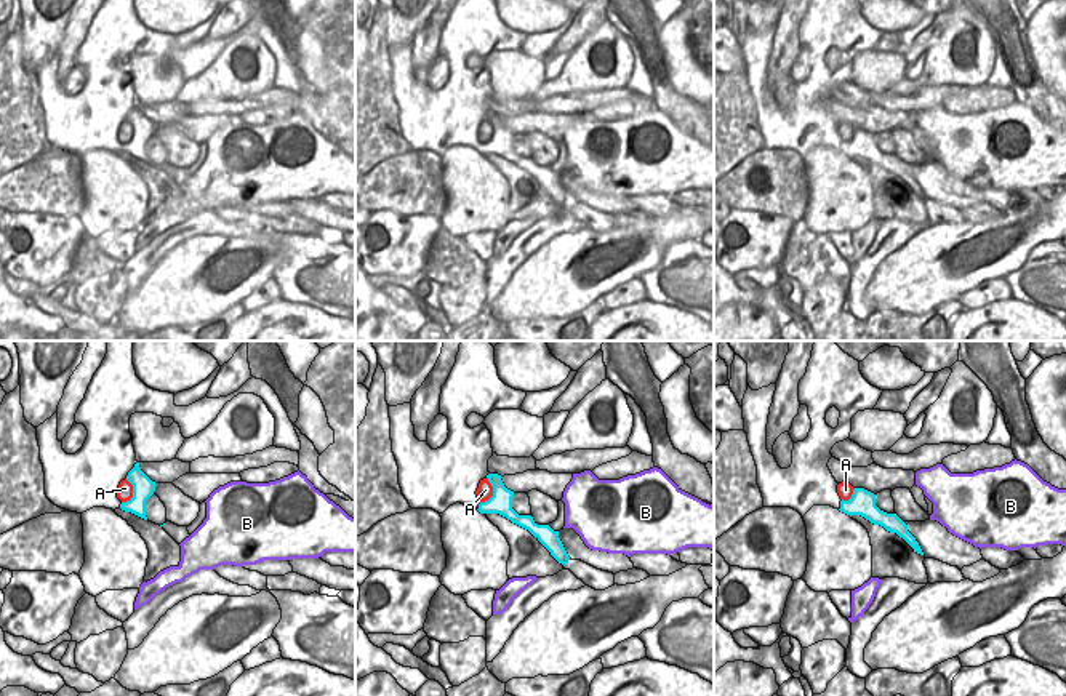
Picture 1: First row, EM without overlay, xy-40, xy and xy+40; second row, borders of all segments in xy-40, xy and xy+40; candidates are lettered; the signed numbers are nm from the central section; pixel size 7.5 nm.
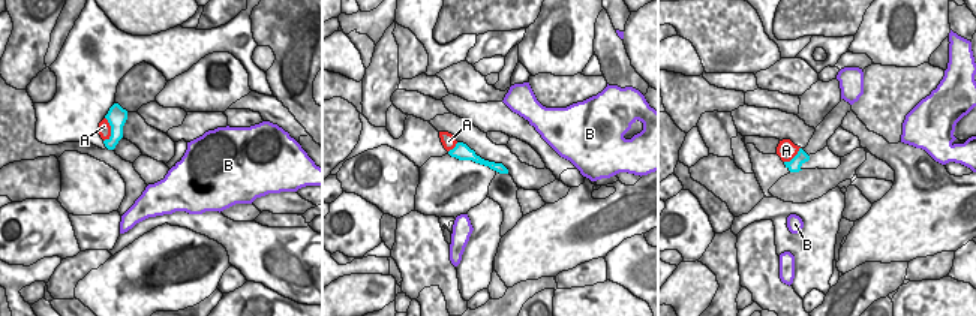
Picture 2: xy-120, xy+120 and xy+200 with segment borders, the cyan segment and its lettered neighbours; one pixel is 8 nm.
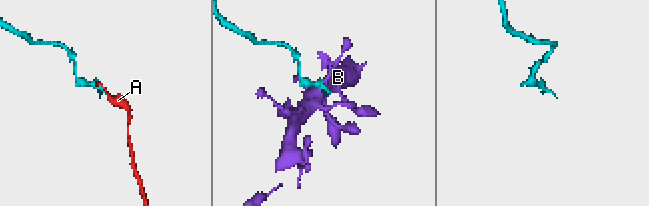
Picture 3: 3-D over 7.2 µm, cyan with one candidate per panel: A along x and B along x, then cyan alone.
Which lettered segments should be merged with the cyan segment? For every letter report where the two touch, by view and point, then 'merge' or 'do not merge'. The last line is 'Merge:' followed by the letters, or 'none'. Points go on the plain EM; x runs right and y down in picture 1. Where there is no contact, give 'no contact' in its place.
A: xy (493, 133) | merge
B: no contact | do not merge
Merge: A

